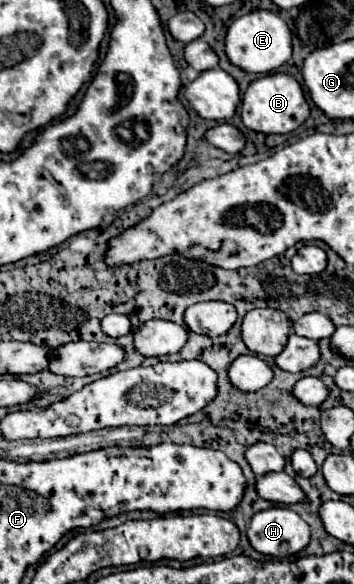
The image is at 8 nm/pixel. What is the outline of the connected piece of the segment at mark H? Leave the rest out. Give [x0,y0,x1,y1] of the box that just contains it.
[247,508,309,558]

